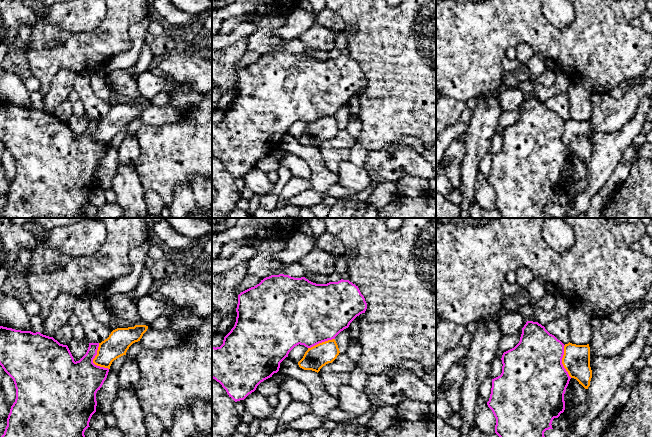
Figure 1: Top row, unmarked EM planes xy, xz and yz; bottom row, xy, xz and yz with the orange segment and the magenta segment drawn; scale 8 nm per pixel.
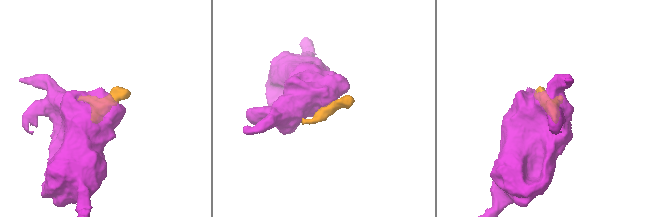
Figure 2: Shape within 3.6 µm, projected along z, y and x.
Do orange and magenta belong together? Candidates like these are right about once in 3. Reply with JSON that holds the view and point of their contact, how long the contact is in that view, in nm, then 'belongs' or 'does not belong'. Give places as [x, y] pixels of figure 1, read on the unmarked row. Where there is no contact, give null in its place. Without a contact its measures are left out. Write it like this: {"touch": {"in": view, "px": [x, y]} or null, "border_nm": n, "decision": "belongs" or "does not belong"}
{"touch": {"in": "xy", "px": [93, 136]}, "border_nm": 240, "decision": "does not belong"}

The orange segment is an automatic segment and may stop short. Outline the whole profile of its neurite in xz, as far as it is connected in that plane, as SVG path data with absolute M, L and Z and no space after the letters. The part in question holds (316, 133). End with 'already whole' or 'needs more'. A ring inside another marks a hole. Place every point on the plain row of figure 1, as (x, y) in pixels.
M335 115L328 116L308 124L298 141L304 146L312 146L318 149L323 142L332 139L339 129Z; already whole

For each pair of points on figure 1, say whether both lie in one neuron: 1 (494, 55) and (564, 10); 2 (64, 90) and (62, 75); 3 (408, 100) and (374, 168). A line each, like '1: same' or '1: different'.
1: different
2: same
3: different

